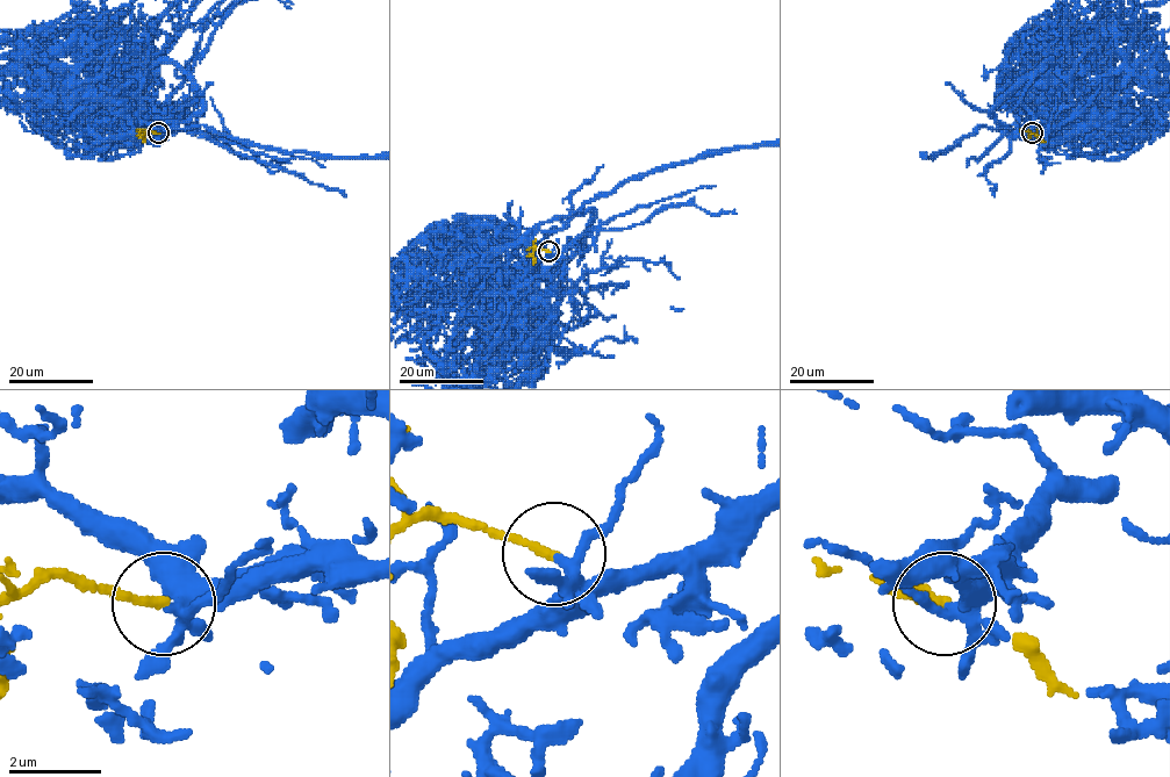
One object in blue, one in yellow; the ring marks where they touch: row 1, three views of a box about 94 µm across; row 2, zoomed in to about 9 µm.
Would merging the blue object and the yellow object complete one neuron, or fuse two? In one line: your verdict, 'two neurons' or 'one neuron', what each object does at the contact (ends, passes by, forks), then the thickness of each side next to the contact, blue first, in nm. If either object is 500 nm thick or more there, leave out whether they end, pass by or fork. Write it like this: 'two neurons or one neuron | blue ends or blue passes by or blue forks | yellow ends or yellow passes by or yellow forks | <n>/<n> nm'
two neurons | blue forks | yellow ends | 220/190 nm

